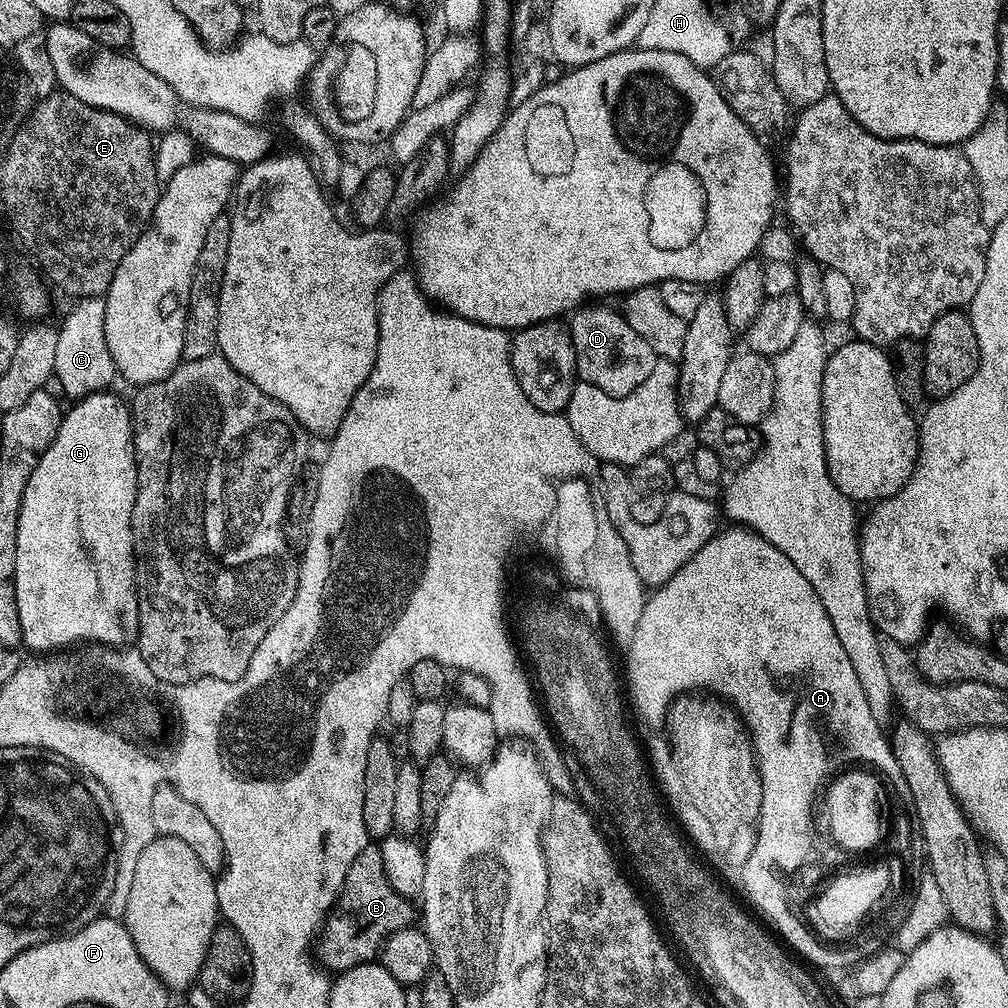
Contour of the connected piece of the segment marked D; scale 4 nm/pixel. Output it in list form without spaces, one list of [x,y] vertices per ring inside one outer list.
[[[581,306],[570,316],[570,331],[579,379],[586,384],[597,384],[611,396],[630,394],[639,384],[646,382],[646,378],[650,378],[650,370],[654,370],[658,359],[657,354],[650,342],[646,342],[646,338],[638,334],[638,330],[634,330],[634,326],[630,326],[630,322],[626,322],[626,318],[617,309],[615,312],[612,308],[588,307],[592,306]]]

